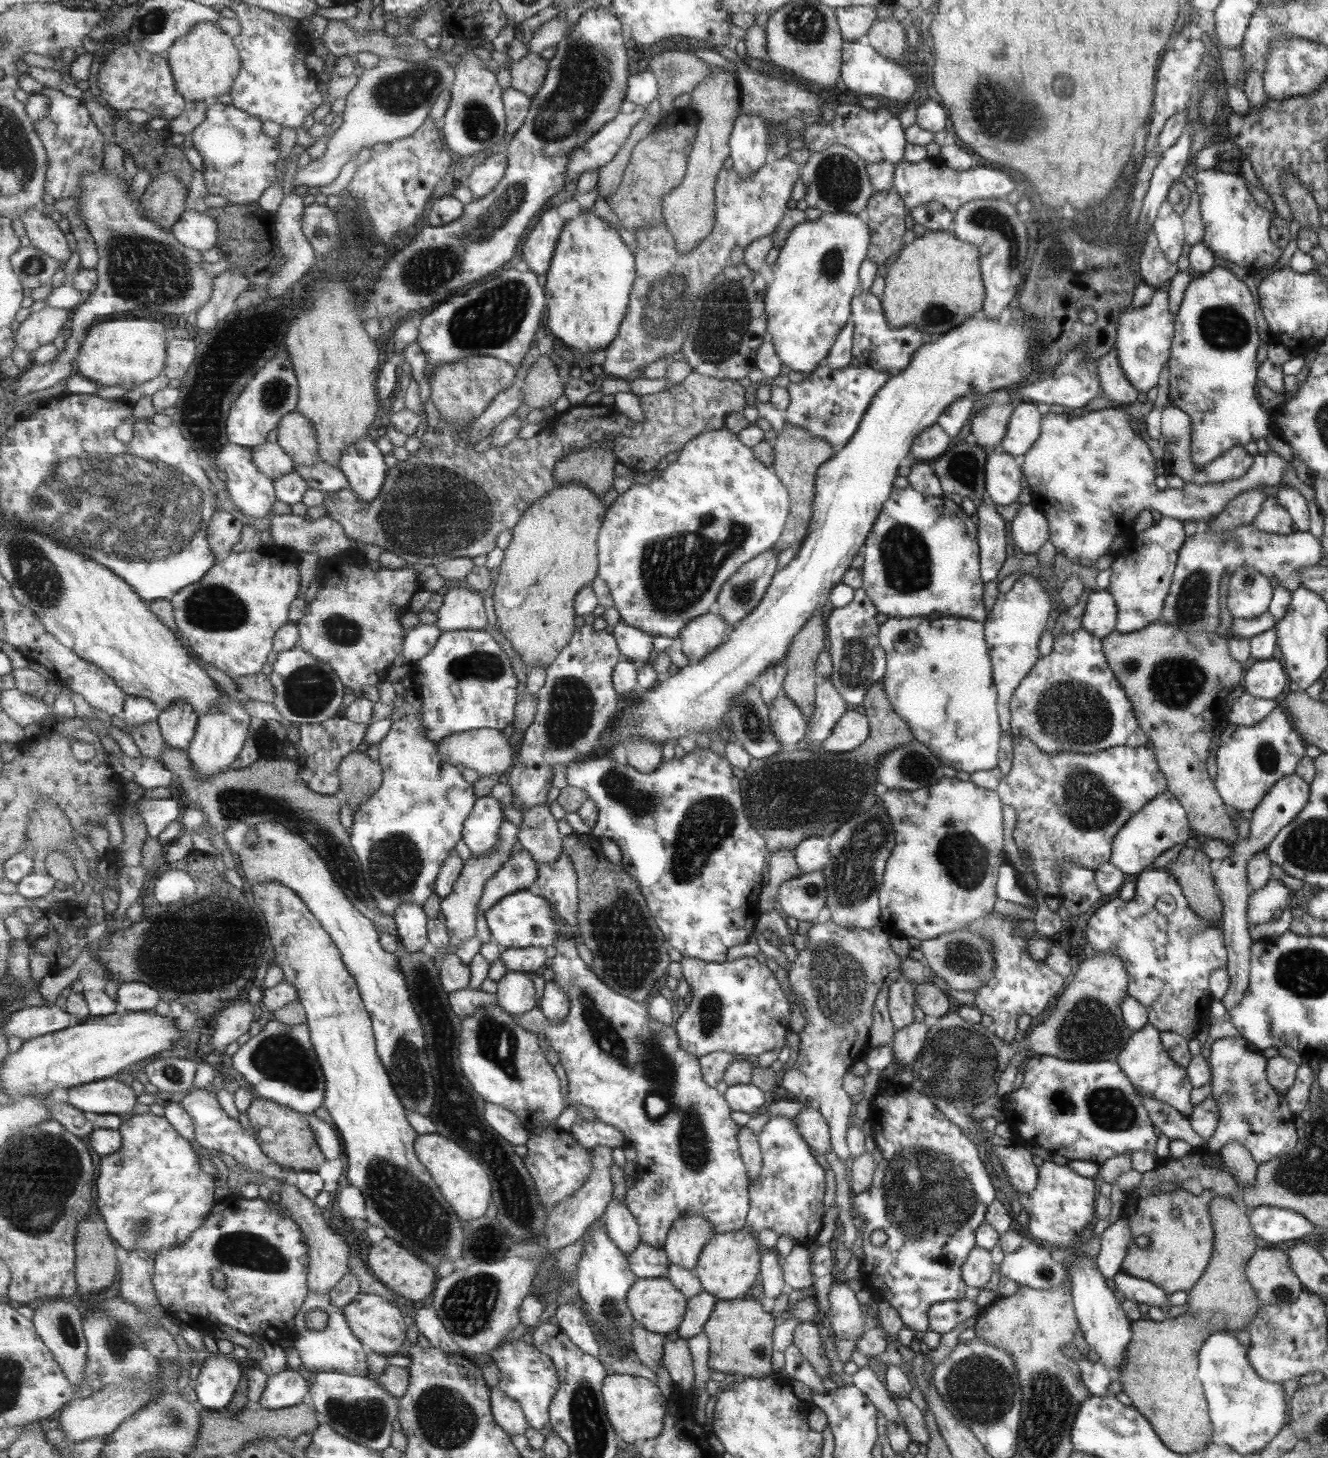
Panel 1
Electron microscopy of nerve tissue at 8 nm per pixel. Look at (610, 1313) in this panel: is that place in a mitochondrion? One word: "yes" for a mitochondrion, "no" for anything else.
yes

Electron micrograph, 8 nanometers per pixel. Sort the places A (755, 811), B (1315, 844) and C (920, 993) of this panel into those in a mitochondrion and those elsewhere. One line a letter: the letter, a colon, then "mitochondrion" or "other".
A: mitochondrion
B: mitochondrion
C: other

